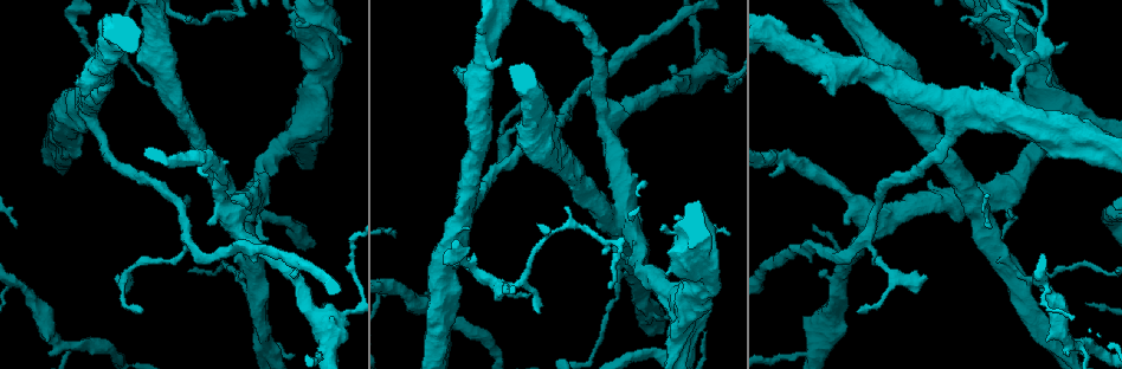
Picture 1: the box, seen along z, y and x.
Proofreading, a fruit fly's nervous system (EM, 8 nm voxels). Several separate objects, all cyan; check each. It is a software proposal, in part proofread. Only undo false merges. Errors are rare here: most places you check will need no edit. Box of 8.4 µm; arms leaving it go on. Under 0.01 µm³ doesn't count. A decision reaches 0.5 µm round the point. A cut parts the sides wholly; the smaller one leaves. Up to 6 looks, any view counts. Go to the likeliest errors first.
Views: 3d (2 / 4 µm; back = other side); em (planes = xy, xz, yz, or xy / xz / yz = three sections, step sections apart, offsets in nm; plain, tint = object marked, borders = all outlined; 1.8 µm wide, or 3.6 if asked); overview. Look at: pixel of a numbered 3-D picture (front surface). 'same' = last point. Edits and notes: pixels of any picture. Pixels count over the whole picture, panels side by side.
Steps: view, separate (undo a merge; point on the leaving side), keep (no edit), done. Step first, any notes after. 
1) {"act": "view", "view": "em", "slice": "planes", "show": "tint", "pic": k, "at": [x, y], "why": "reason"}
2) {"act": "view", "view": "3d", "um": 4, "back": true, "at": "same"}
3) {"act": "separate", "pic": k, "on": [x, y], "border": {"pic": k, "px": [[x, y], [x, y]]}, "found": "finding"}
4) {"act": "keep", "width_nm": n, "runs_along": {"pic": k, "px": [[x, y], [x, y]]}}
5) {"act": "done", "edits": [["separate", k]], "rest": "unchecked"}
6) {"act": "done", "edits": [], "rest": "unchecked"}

{"act": "view", "view": "em", "slice": "planes", "show": "plain", "pic": 1, "at": [629, 221], "why": "sharp bend"}

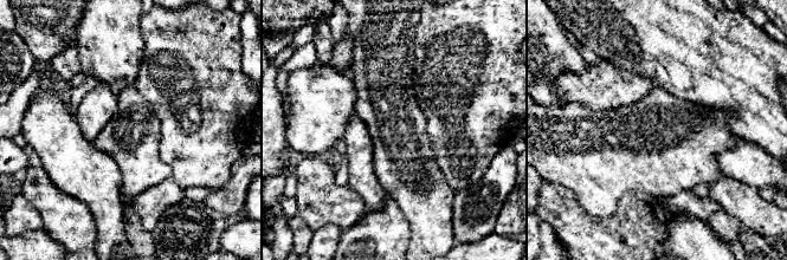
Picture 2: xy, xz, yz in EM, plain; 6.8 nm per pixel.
{"act": "view", "view": "em", "slice": "planes", "show": "tint", "at": "same"}

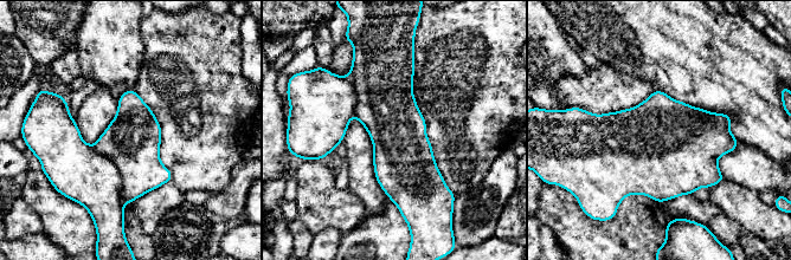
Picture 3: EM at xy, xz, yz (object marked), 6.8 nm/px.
{"act": "separate", "pic": 3, "on": [83, 175], "width_nm": 400, "border": {"pic": 3, "px": [[91, 145], [116, 168], [124, 202]]}, "found": "a second neuron is stuck on"}

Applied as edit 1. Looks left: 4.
{"act": "view", "view": "overview"}

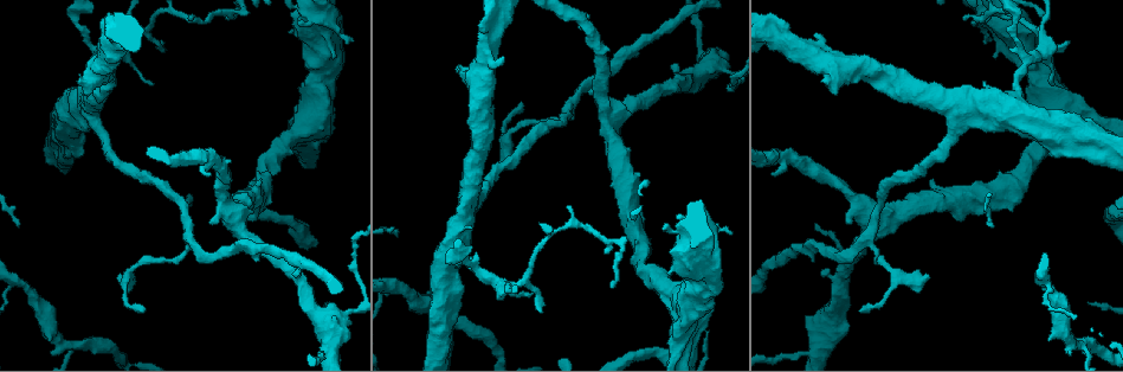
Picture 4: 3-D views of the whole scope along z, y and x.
{"act": "view", "view": "3d", "um": 4, "pic": 4, "at": [674, 297], "why": "calibre changes"}

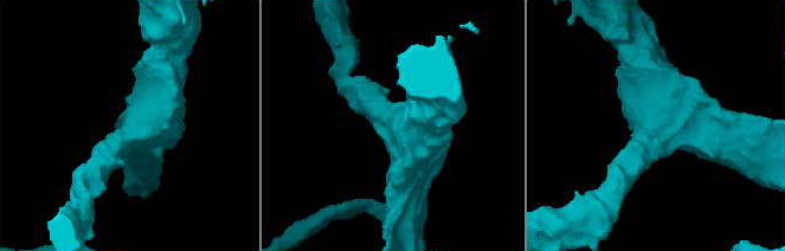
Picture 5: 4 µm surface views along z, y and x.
{"act": "view", "view": "em", "um": 3.6, "slice": "xy", "step": 4, "show": "tint", "pic": 5, "at": [128, 135], "why": "need the tissue"}

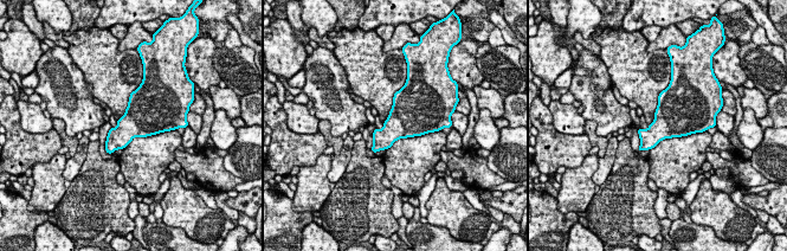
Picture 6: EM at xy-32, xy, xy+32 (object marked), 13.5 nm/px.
{"act": "view", "view": "em", "um": 3.6, "slice": "planes", "show": "tint", "at": "same"}

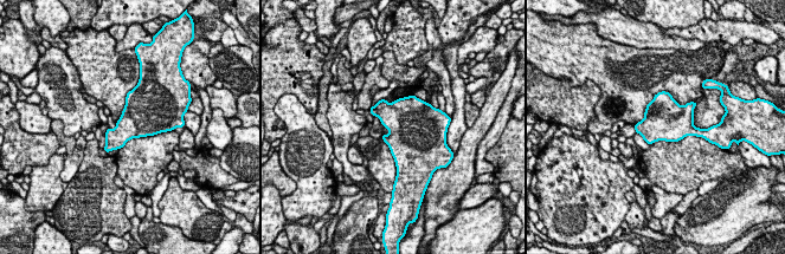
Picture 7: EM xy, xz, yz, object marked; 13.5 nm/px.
{"act": "keep", "found": "one neuron here"}

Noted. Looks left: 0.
{"act": "done", "edits": [["separate", 3]], "rest": "unchecked"}

